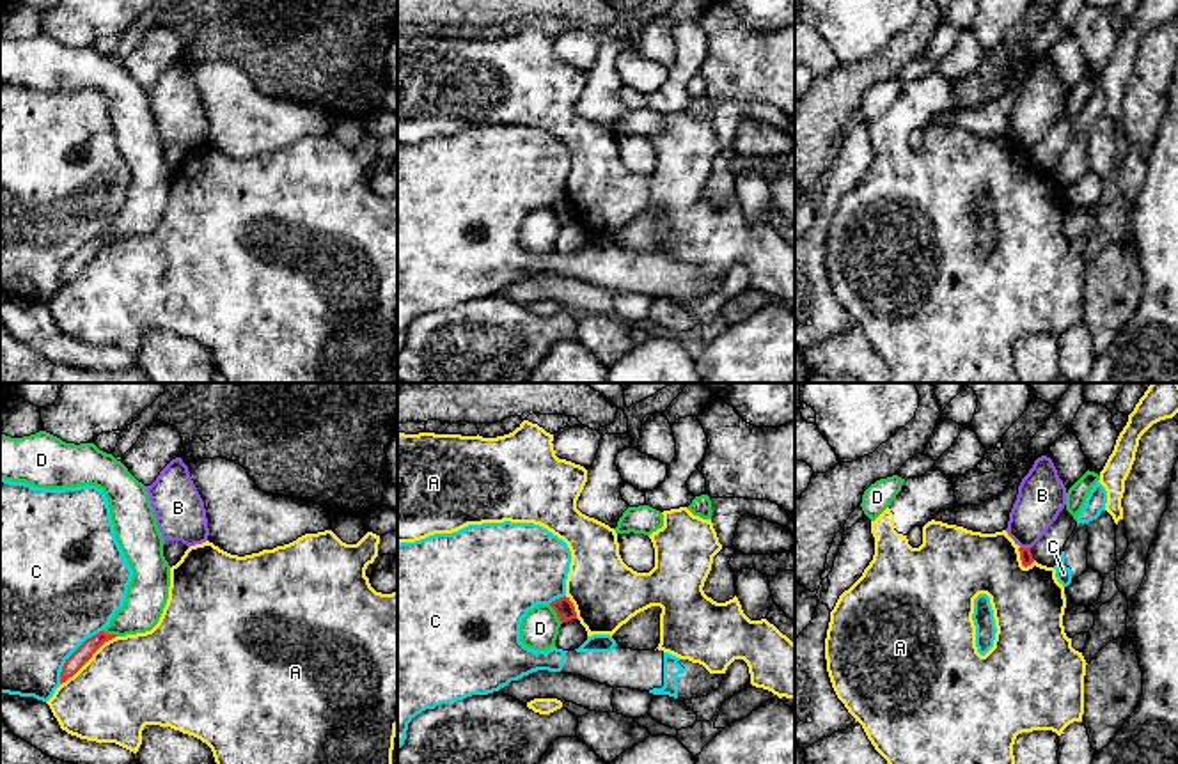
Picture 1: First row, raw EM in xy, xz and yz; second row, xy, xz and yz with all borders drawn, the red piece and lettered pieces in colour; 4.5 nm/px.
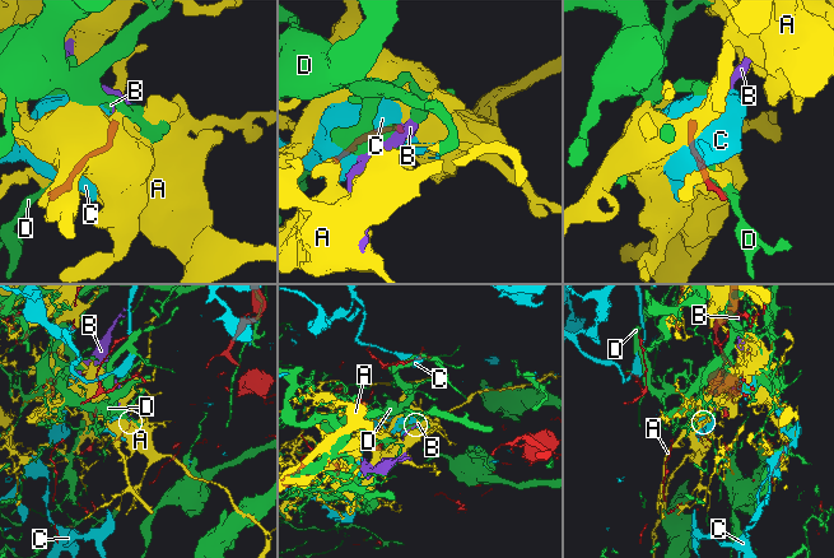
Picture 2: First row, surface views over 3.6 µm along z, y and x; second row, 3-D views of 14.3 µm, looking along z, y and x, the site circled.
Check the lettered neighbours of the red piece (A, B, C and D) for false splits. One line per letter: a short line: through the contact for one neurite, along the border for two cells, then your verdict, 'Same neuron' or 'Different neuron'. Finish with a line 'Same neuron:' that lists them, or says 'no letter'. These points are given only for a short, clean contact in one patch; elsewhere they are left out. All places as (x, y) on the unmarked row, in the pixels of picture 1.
A: Different neuron
B: Line: yz (1020, 149), (1029, 151). Different neuron
C: Different neuron
D: Different neuron
Same neuron: no letter

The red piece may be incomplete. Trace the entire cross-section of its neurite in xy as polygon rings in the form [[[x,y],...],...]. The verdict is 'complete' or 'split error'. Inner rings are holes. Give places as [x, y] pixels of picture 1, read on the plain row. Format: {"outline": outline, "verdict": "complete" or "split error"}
{"outline": [[[99,234],[98,238],[87,241],[64,266],[60,275],[60,287],[73,280],[90,261],[92,257],[108,243],[117,238],[106,238]]], "verdict": "complete"}

